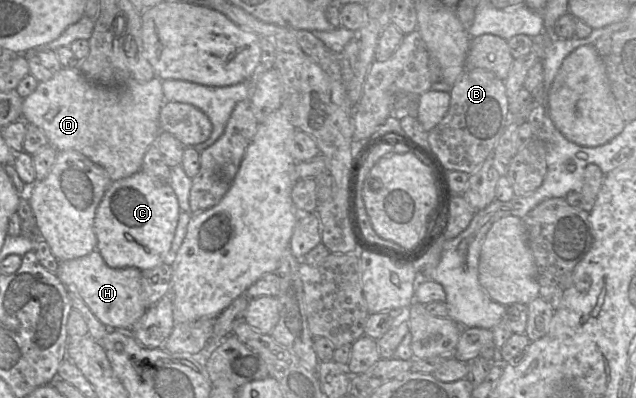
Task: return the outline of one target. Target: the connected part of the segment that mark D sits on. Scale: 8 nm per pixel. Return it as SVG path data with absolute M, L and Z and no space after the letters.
M78 66L62 68L50 80L39 82L36 90L23 100L21 120L41 129L49 144L58 152L75 150L103 167L113 182L141 170L145 153L162 132L159 117L163 105L164 93L159 78L146 83L129 79L118 87L102 86L88 81Z

